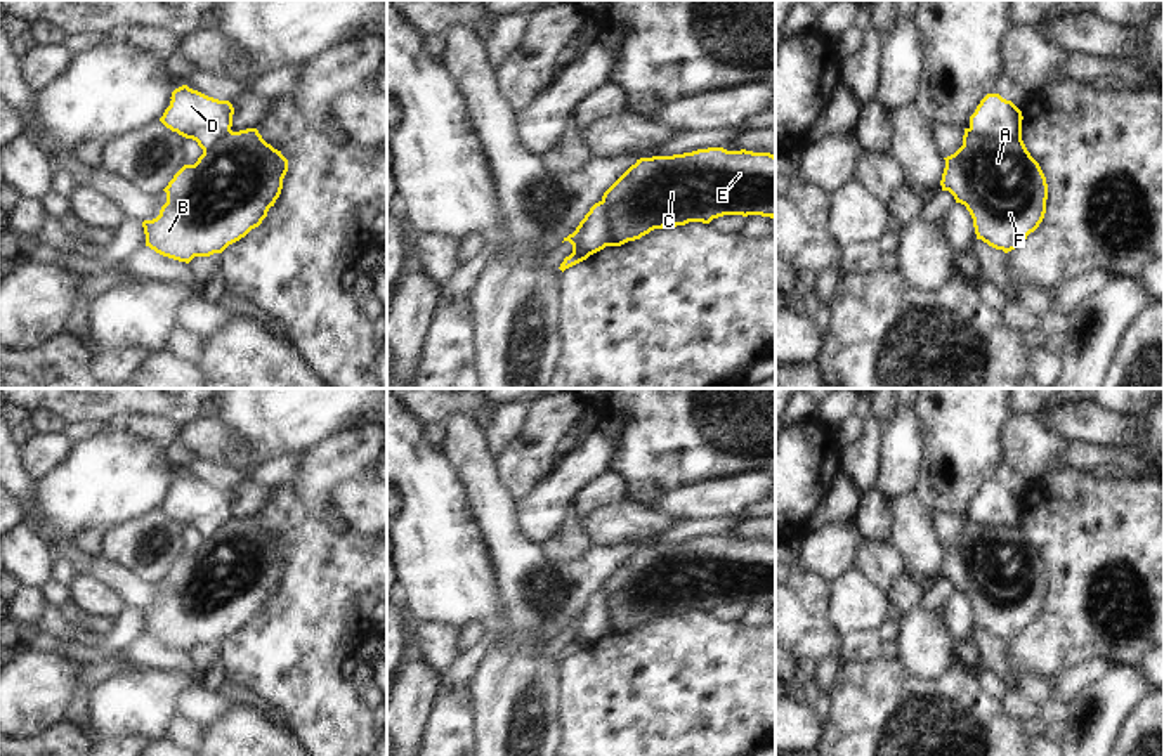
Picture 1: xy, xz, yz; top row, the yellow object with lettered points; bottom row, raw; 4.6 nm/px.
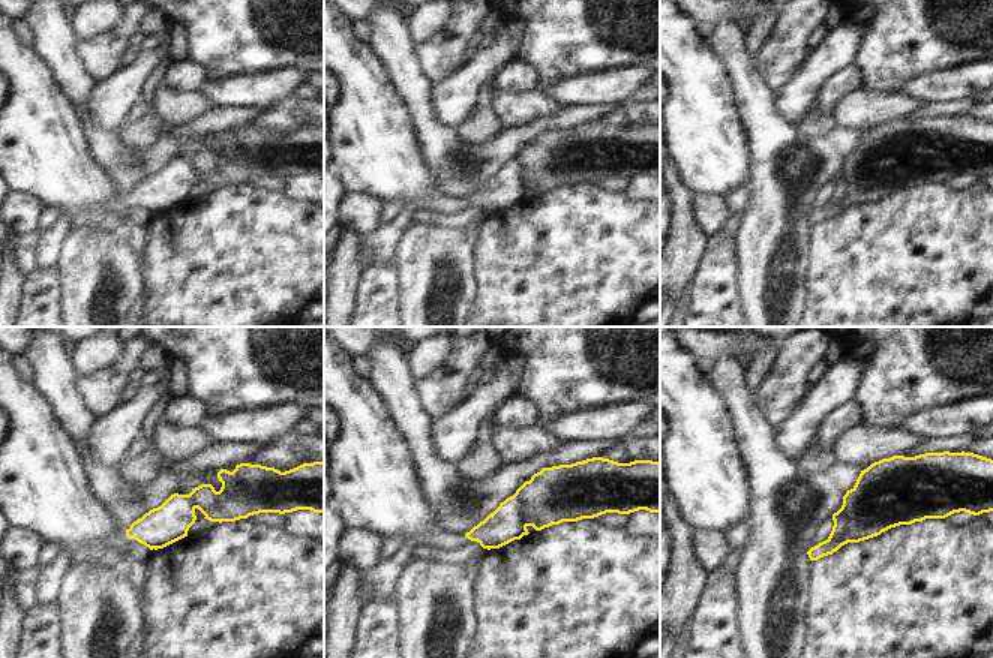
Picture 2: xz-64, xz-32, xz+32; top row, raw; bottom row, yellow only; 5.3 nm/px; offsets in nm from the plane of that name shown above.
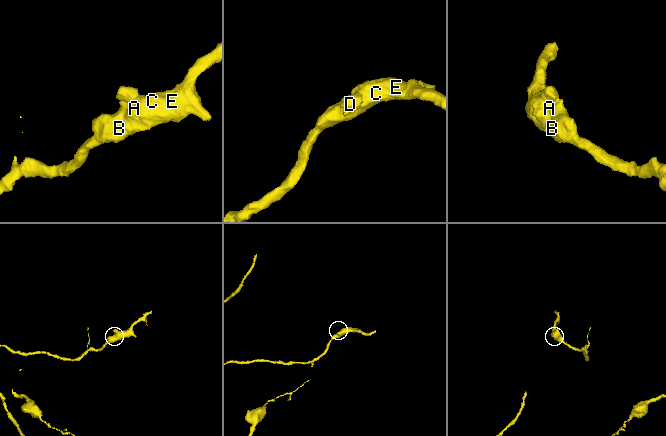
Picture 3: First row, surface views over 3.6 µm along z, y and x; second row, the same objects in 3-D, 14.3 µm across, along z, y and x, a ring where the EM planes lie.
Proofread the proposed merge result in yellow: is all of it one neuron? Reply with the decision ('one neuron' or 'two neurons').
two neurons

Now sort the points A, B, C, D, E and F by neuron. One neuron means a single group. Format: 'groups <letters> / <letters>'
groups A B C E F / D

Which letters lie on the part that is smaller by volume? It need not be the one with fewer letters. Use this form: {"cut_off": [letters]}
{"cut_off": ["D"]}

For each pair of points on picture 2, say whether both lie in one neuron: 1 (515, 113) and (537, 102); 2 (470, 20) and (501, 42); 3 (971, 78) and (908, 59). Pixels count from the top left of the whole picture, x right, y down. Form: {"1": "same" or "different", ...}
{"1": "same", "2": "different", "3": "different"}

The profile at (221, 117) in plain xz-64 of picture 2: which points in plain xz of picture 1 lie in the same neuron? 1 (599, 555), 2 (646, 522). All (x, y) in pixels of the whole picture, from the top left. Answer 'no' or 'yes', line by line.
1: yes
2: no

